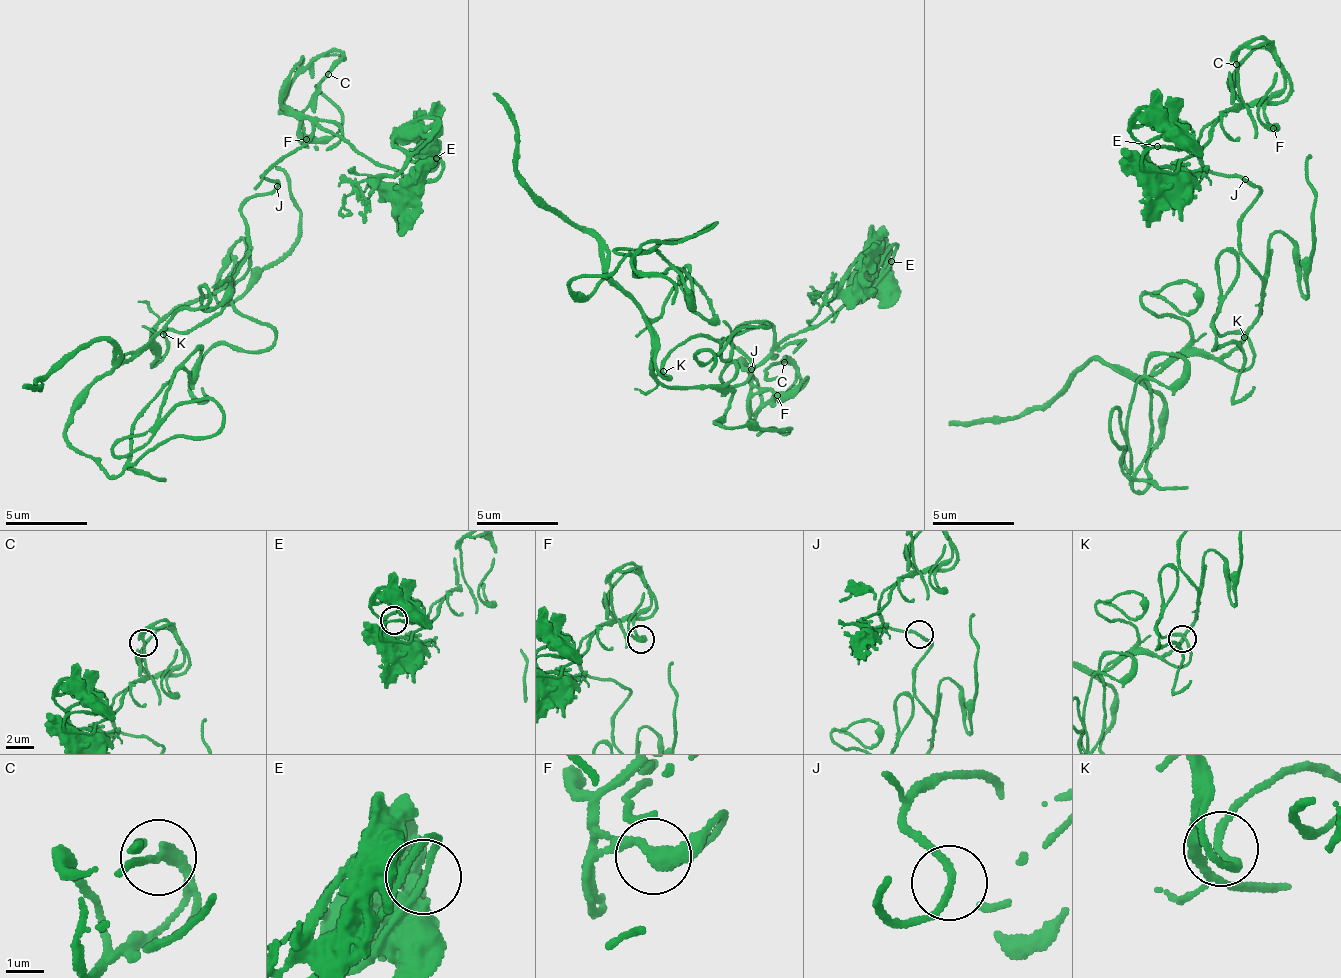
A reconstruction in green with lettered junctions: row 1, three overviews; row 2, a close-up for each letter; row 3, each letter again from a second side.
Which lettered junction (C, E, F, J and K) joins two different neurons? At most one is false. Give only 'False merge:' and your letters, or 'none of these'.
False merge: none of these

